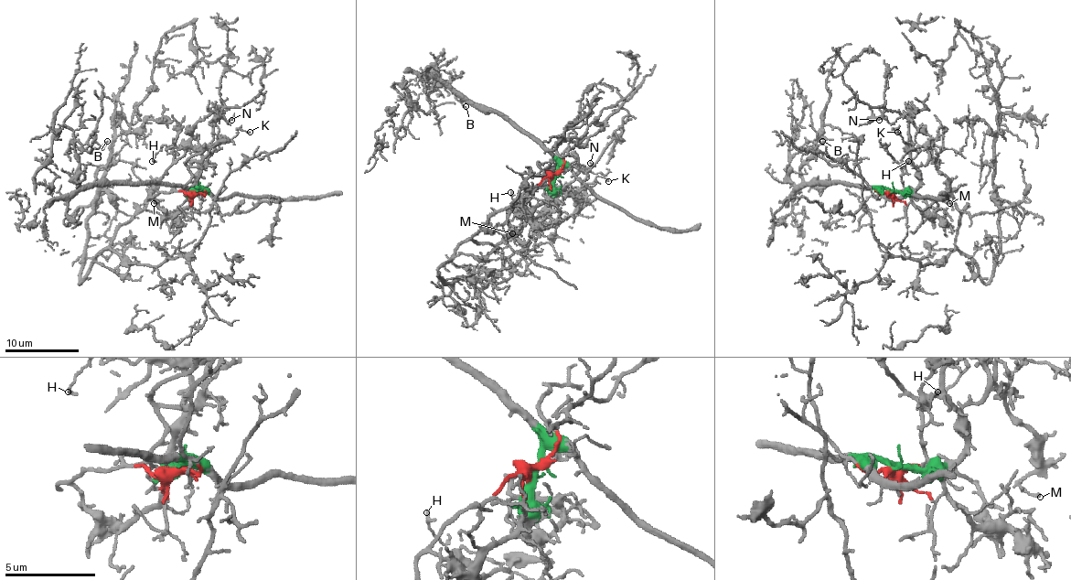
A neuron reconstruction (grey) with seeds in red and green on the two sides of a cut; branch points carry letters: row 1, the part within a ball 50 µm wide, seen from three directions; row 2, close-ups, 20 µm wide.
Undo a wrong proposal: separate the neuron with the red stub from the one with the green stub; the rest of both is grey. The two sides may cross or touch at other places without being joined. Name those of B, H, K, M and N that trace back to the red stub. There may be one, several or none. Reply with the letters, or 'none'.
M

